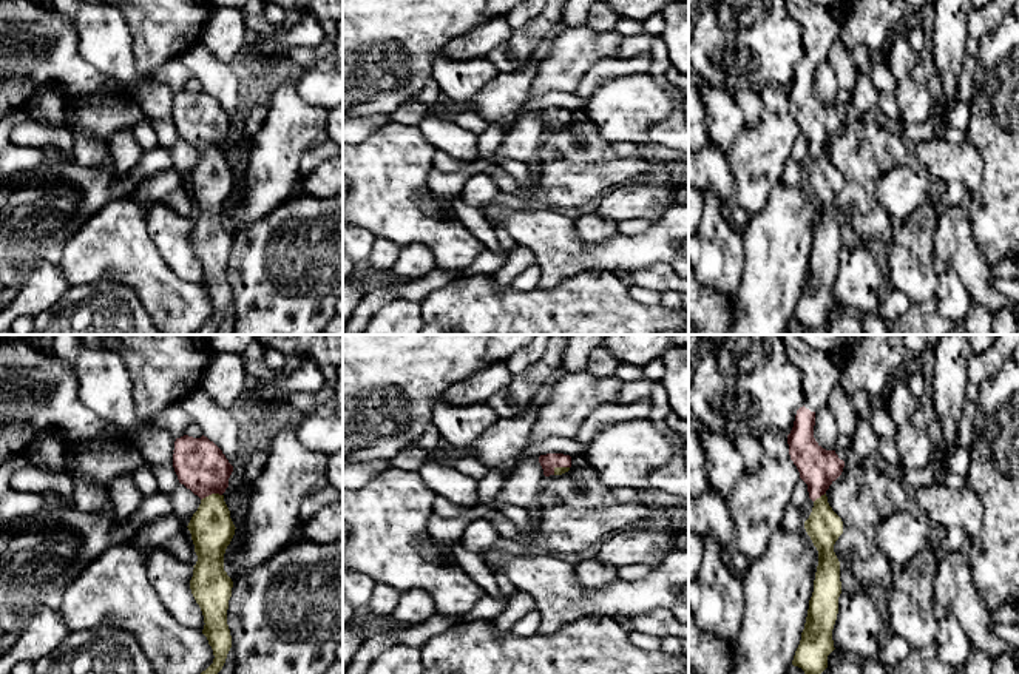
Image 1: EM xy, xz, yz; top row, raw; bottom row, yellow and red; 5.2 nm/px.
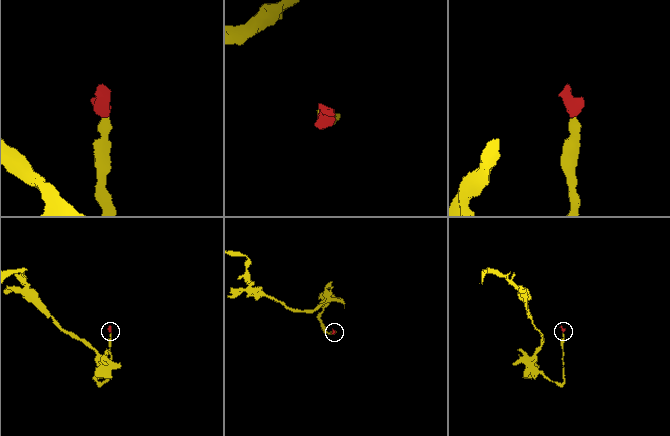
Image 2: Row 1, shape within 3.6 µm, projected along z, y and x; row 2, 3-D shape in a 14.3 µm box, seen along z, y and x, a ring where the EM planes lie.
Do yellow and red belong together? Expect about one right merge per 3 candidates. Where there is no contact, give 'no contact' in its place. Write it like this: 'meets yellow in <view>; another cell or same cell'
meets yellow in xy; same cell

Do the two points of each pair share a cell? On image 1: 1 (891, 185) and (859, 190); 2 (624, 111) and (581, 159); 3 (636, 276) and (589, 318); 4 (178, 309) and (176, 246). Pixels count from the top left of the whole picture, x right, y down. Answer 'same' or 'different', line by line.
1: different
2: different
3: different
4: different

